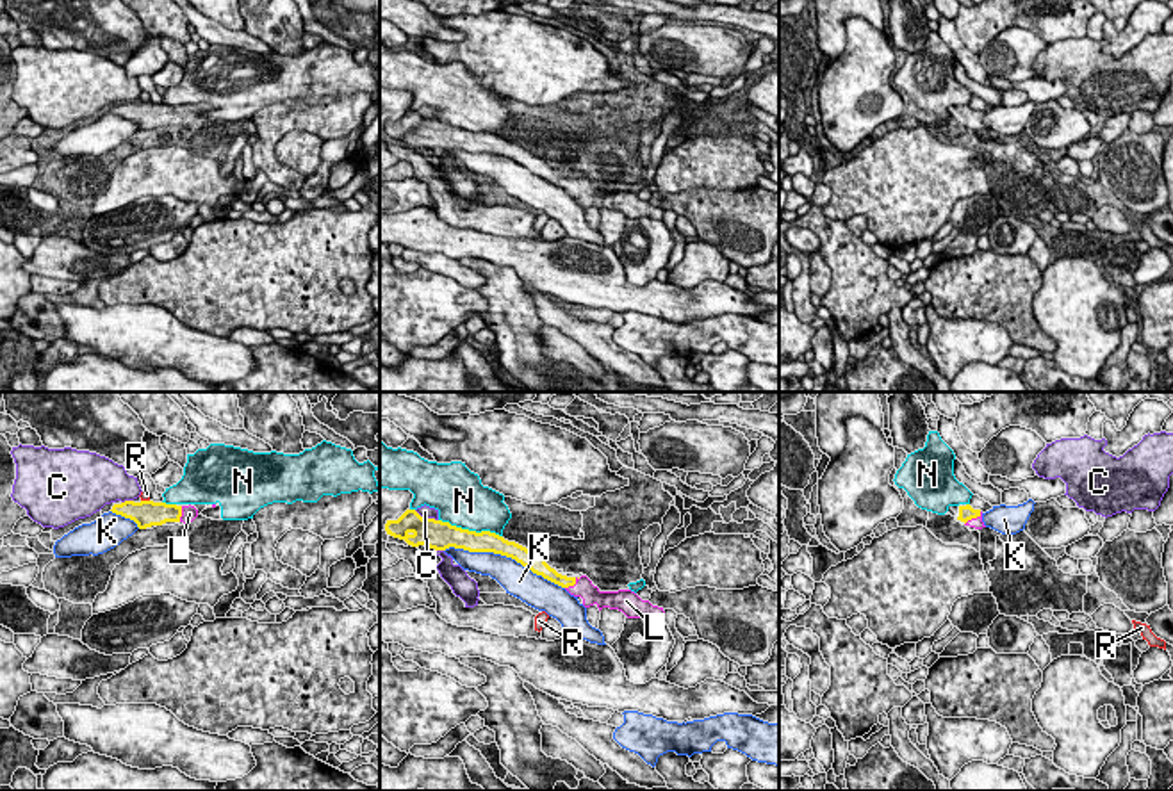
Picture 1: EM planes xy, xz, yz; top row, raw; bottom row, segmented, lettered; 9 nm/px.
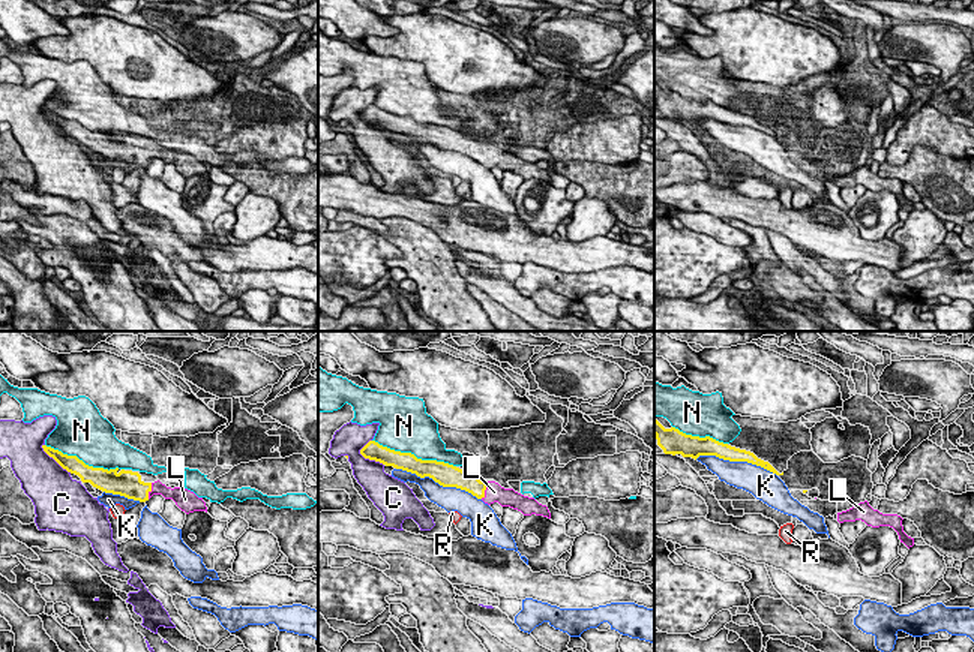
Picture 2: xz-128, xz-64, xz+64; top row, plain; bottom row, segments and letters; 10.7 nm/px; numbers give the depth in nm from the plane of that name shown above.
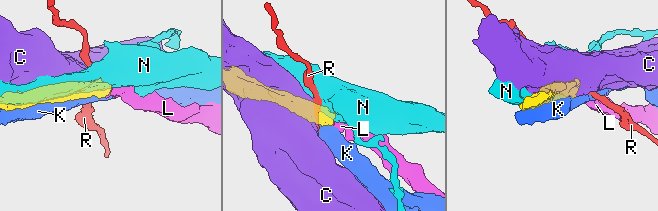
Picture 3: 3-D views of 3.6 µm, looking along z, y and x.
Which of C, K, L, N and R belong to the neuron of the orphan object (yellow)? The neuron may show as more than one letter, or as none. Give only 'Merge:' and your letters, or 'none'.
Merge: L

